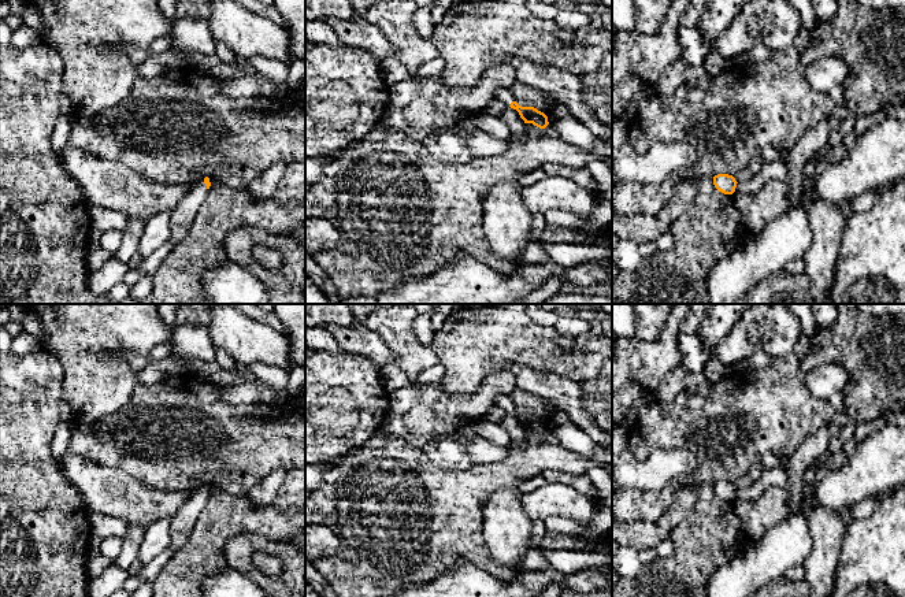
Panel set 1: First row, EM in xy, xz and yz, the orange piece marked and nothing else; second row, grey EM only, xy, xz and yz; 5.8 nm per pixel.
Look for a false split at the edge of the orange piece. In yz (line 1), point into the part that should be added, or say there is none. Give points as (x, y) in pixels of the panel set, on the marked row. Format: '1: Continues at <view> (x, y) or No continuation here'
1: No continuation here

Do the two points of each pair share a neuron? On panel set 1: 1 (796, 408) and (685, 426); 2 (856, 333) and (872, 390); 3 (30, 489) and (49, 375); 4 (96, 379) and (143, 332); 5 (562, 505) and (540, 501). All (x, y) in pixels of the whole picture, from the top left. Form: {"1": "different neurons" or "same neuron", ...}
{"1": "same neuron", "2": "same neuron", "3": "same neuron", "4": "same neuron", "5": "same neuron"}

